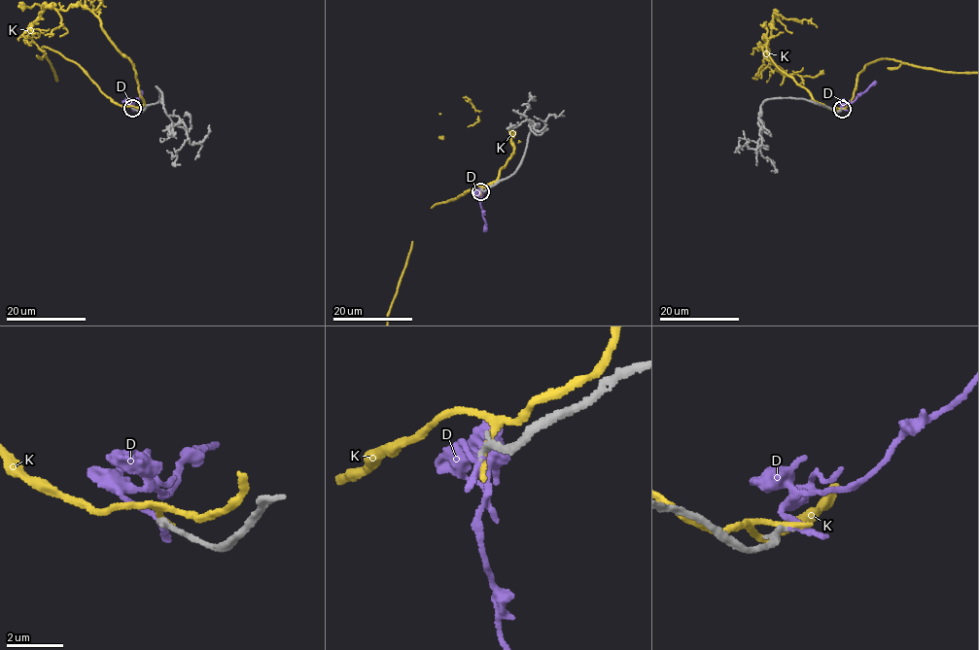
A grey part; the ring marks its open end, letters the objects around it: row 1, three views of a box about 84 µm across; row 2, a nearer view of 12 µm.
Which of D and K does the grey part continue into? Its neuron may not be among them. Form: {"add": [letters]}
{"add": ["D"]}

